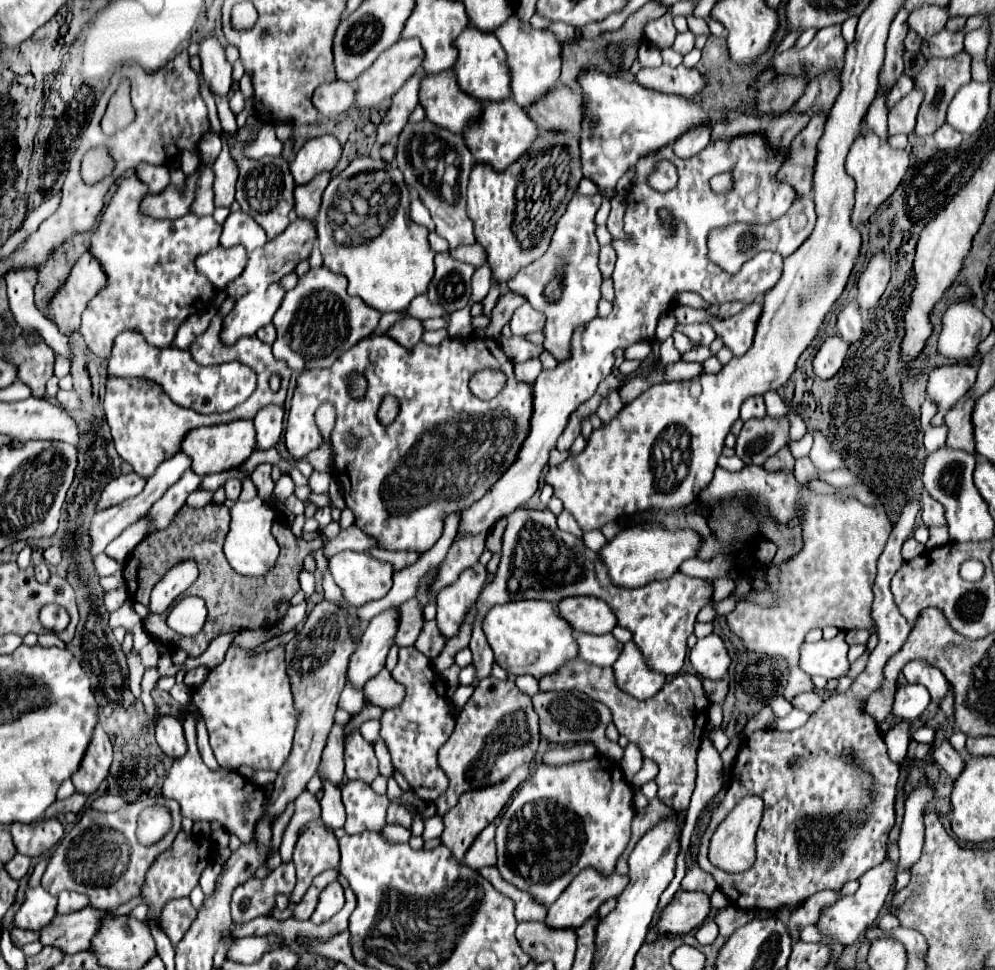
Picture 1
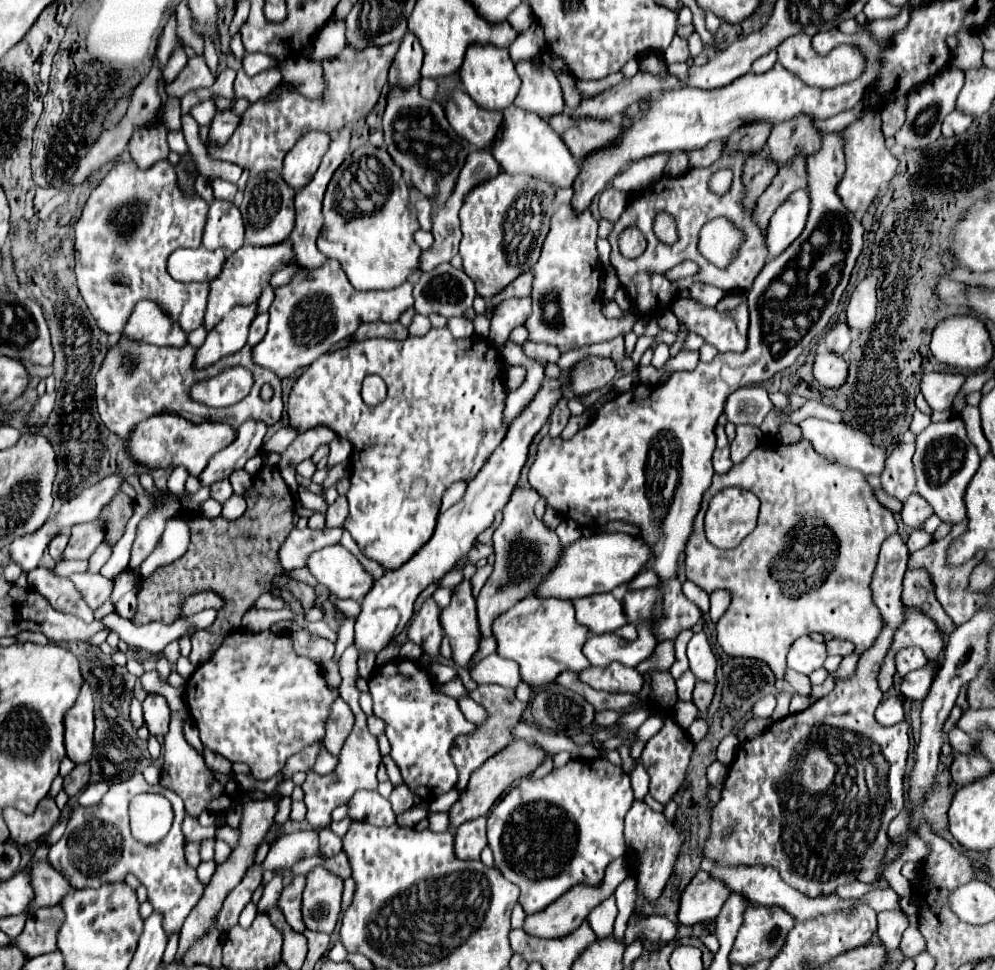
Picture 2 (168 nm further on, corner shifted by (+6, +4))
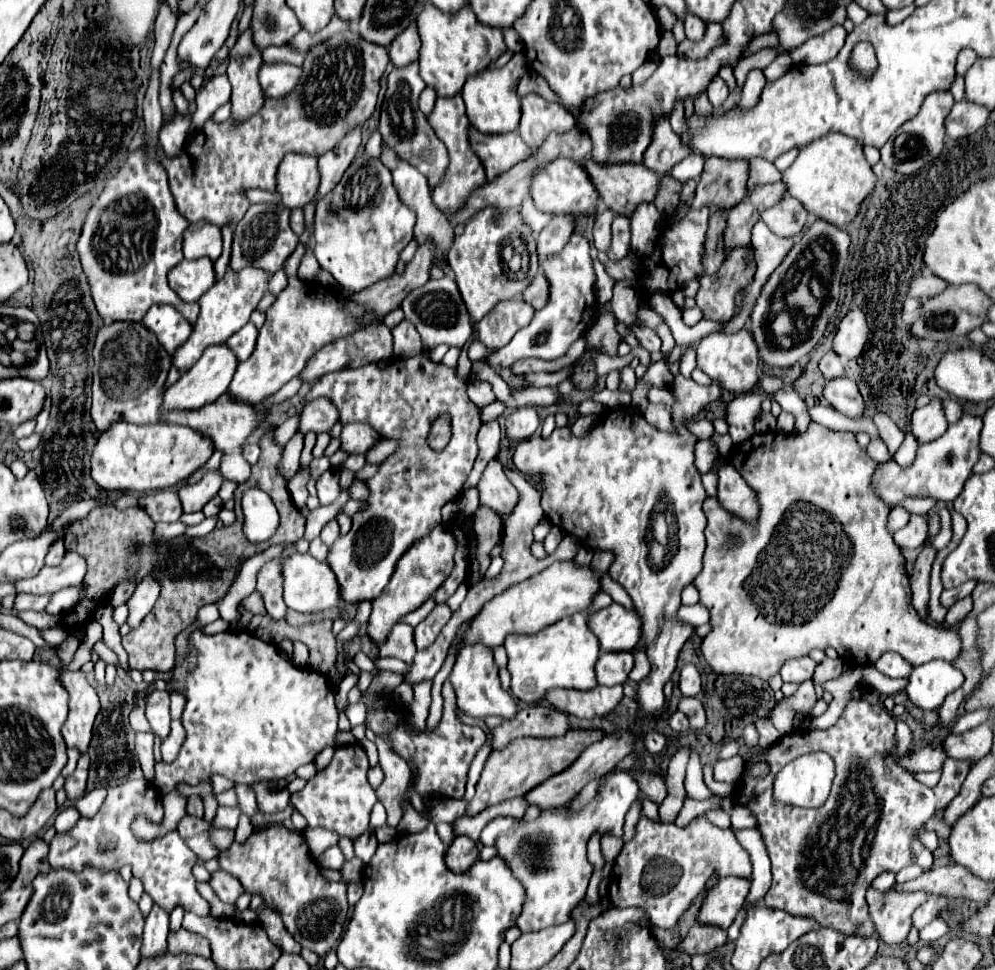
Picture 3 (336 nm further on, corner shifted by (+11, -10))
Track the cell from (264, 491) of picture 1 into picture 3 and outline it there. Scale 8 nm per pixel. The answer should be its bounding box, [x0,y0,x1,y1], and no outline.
[297,399,337,435]

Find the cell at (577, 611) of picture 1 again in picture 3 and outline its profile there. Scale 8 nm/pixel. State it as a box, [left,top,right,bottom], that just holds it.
[587,603,641,651]

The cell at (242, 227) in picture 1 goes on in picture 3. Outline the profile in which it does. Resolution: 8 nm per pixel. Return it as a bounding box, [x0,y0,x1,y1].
[183,223,221,261]

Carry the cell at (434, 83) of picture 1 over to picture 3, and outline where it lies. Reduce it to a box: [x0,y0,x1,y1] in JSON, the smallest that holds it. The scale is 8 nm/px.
[469,125,533,181]

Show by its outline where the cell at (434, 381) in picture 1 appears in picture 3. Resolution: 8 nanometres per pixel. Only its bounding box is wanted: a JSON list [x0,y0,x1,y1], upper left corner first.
[305,353,483,603]

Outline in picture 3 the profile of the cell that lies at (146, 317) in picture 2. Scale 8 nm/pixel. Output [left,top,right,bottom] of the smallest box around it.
[141,305,191,355]

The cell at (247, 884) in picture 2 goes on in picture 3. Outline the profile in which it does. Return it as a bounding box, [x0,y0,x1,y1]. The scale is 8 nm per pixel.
[209,871,245,903]

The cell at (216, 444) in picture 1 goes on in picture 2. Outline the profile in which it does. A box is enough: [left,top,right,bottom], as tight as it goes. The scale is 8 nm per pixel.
[126,415,236,477]

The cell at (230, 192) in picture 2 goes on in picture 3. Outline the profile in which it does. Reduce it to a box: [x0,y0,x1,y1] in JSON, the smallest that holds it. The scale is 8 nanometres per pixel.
[159,25,389,225]

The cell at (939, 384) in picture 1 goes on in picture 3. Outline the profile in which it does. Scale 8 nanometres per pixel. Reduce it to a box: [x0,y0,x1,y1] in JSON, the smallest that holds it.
[913,397,947,443]

